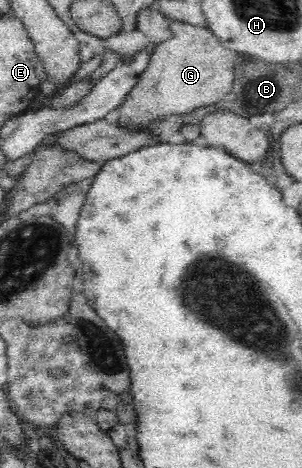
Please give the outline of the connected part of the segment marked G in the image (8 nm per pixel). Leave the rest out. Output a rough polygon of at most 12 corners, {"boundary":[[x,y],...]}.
{"boundary":[[169,18],[119,127],[217,104],[238,53]]}

